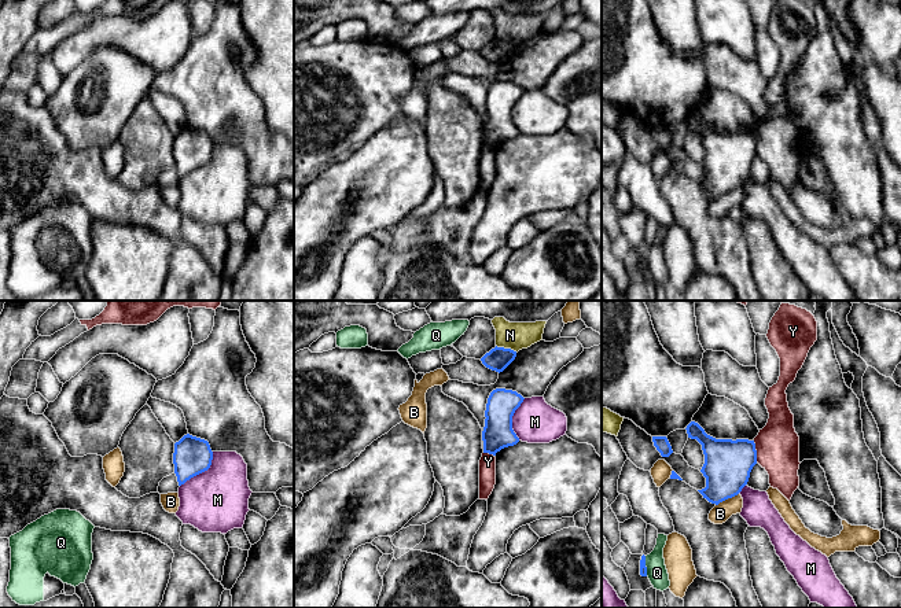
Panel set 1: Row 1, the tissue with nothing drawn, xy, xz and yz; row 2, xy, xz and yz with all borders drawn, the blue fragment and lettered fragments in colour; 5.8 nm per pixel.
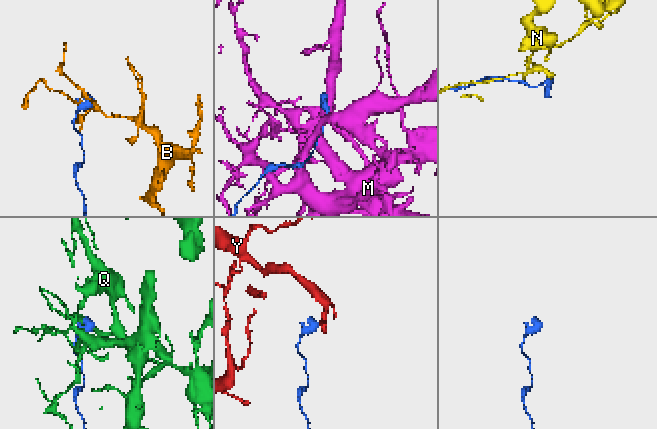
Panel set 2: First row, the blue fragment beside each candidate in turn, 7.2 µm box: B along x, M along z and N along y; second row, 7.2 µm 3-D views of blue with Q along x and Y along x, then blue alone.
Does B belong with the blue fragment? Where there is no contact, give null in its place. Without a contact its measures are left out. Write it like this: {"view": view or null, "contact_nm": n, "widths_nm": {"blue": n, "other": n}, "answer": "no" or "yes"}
{"view": "yz", "contact_nm": 150, "widths_nm": {"blue": 280, "other": 110}, "answer": "no"}

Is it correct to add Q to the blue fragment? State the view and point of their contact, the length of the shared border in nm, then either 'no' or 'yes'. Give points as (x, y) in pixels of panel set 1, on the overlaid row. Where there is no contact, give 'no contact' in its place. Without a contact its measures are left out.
contact yz (644, 566); length 120 nm; no

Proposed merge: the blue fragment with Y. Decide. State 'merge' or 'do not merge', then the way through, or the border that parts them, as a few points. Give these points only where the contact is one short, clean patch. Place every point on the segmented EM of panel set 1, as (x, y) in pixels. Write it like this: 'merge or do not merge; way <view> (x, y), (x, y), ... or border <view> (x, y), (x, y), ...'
do not merge; border yz (753, 441), (757, 461)

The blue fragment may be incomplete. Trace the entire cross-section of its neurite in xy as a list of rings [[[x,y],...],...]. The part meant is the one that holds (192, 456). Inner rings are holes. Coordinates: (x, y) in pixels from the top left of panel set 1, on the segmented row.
[[[184,435],[174,443],[173,464],[179,486],[191,478],[207,471],[212,465],[213,452],[207,441]]]

